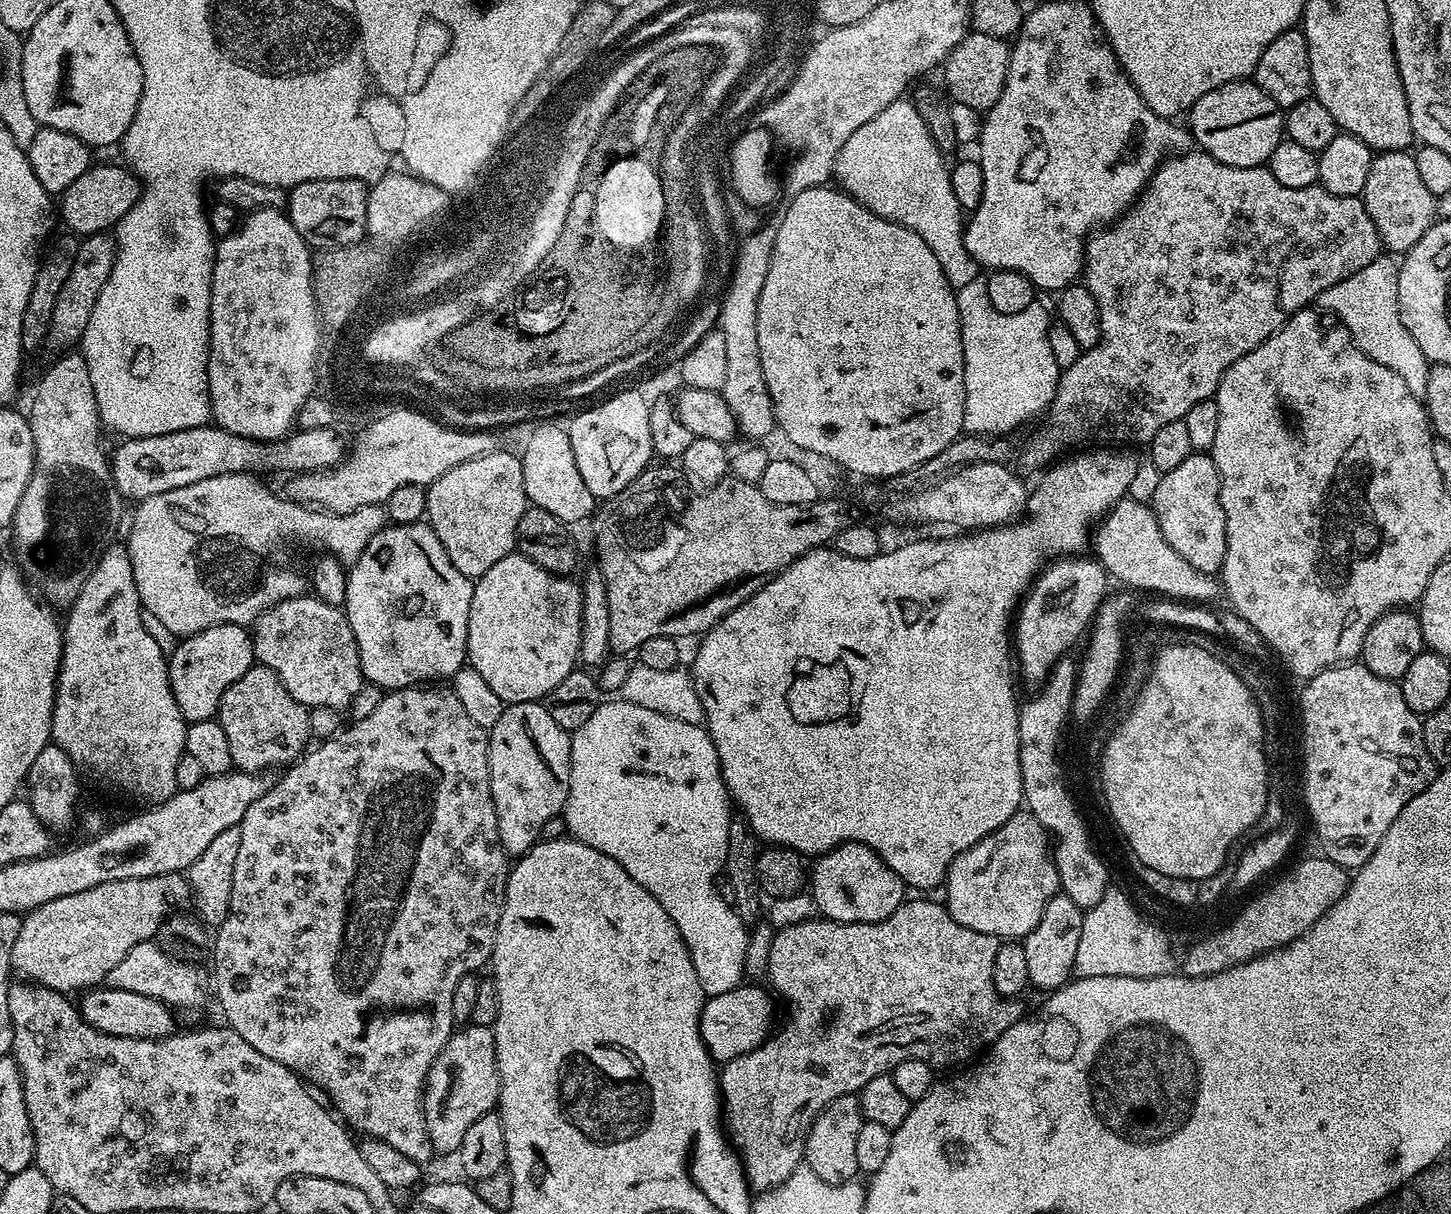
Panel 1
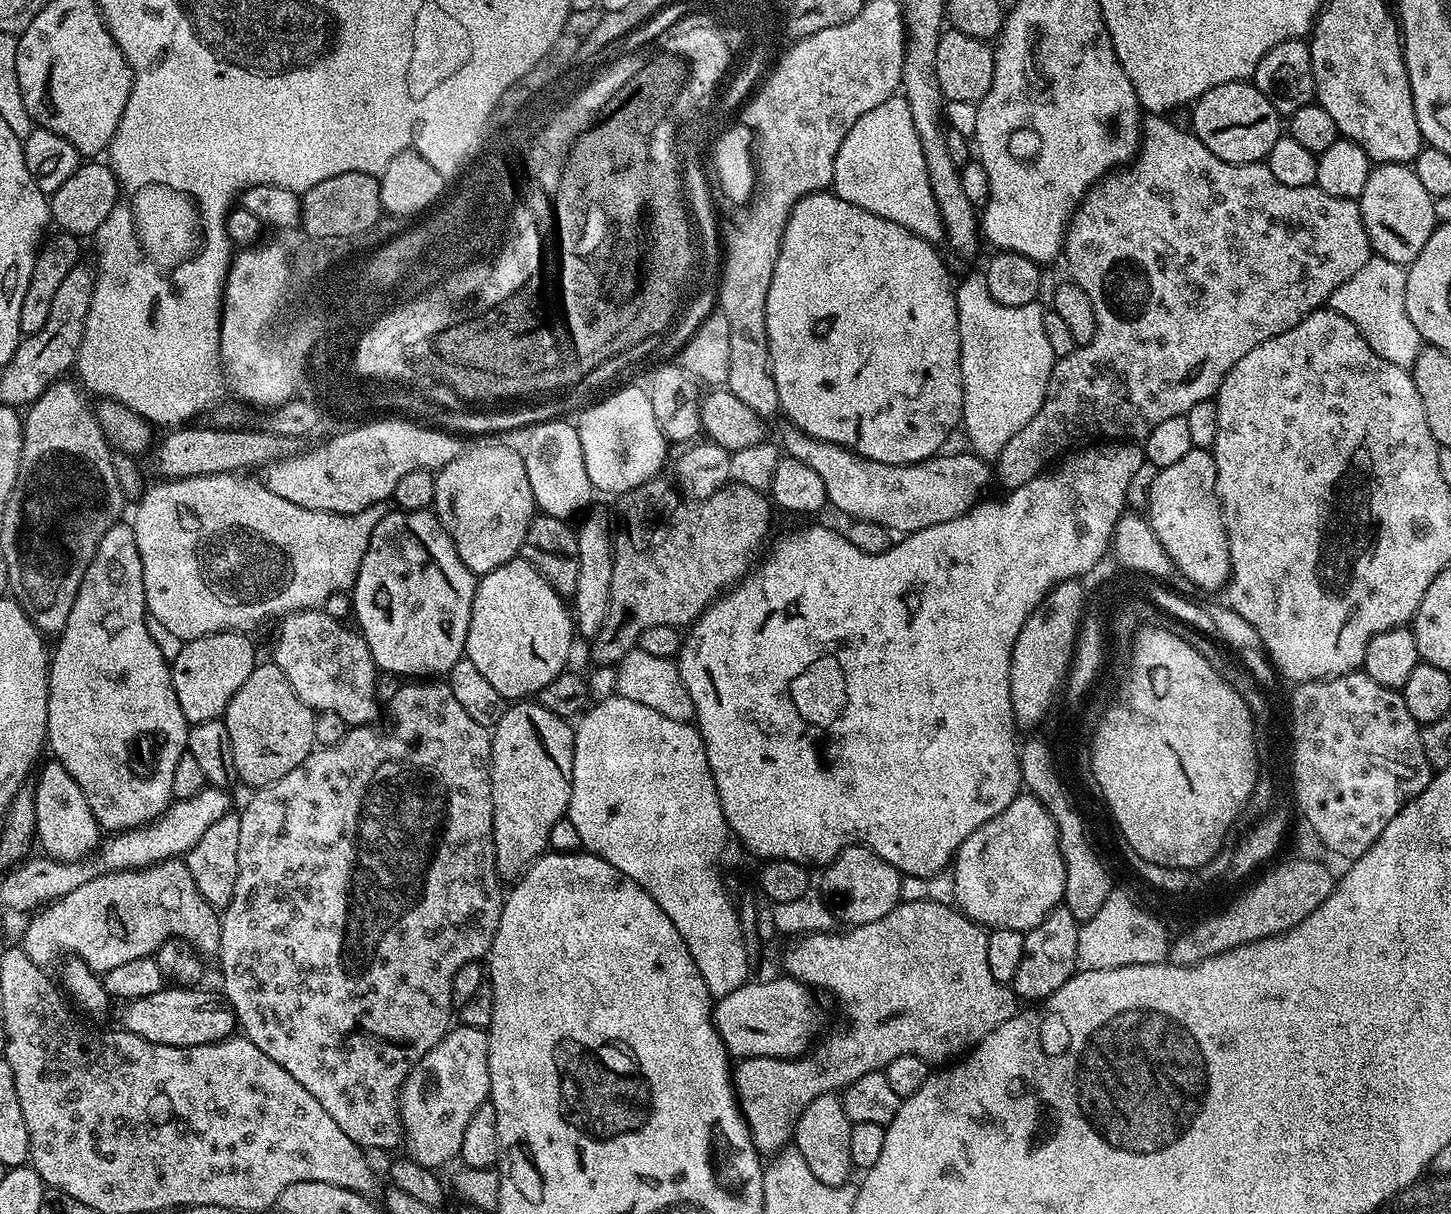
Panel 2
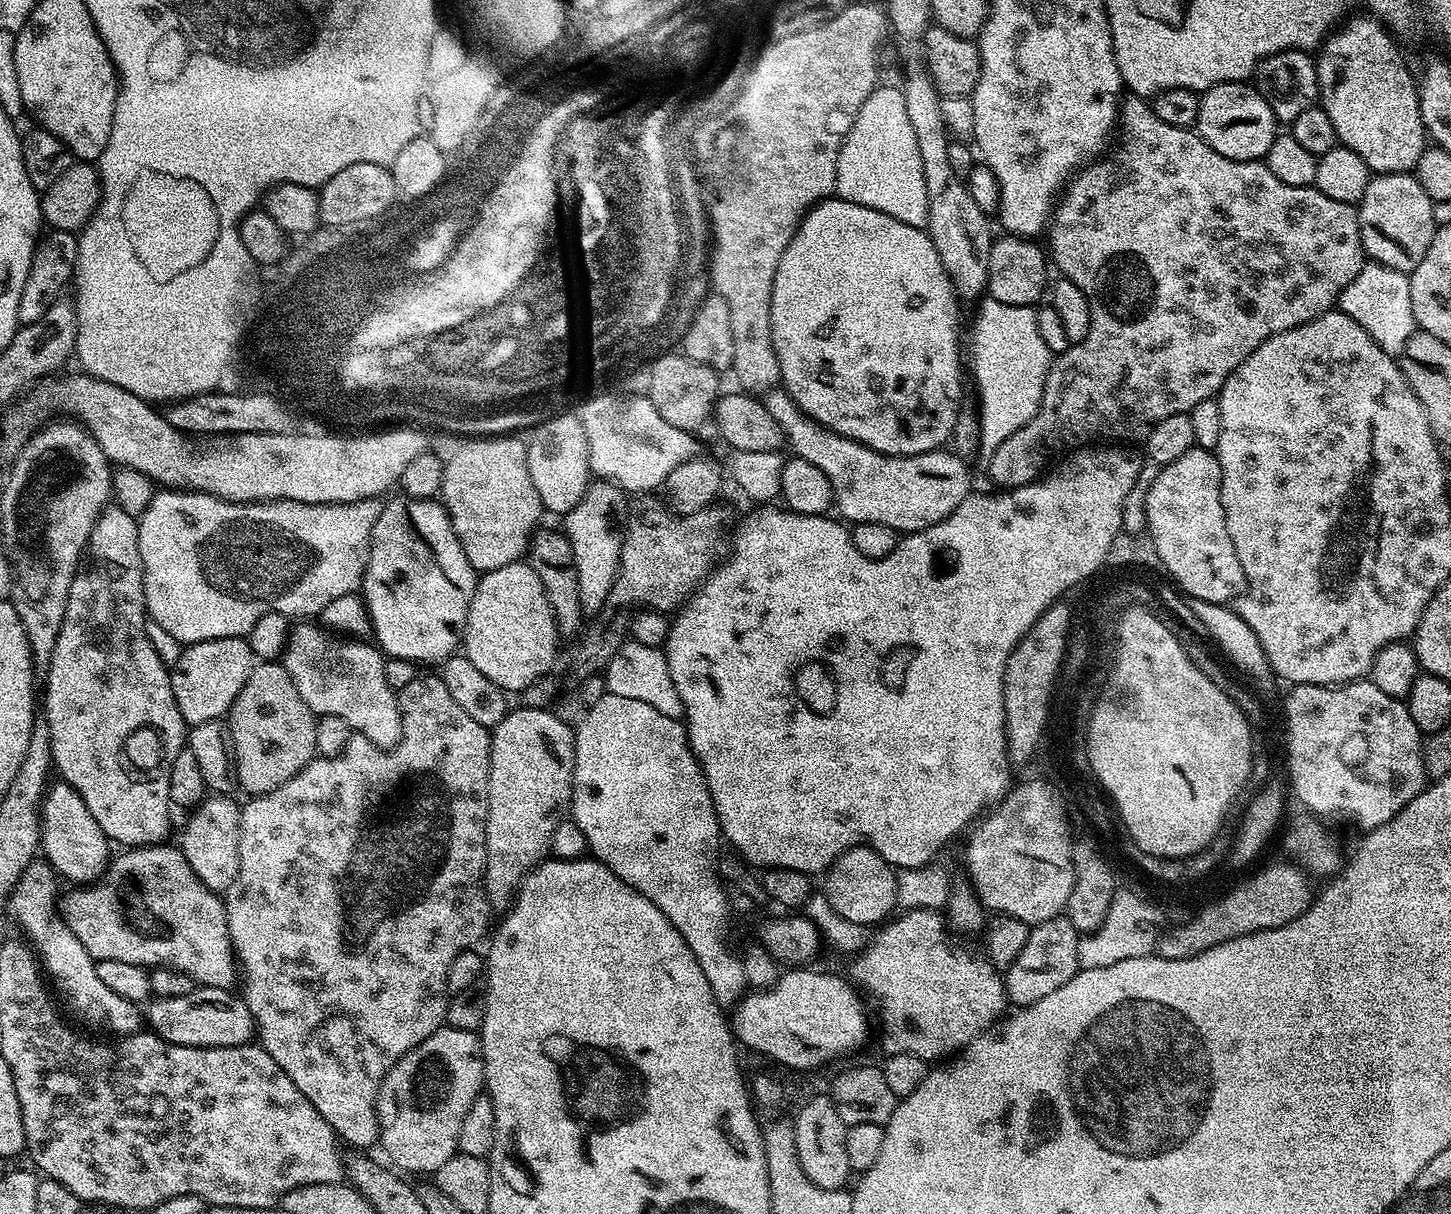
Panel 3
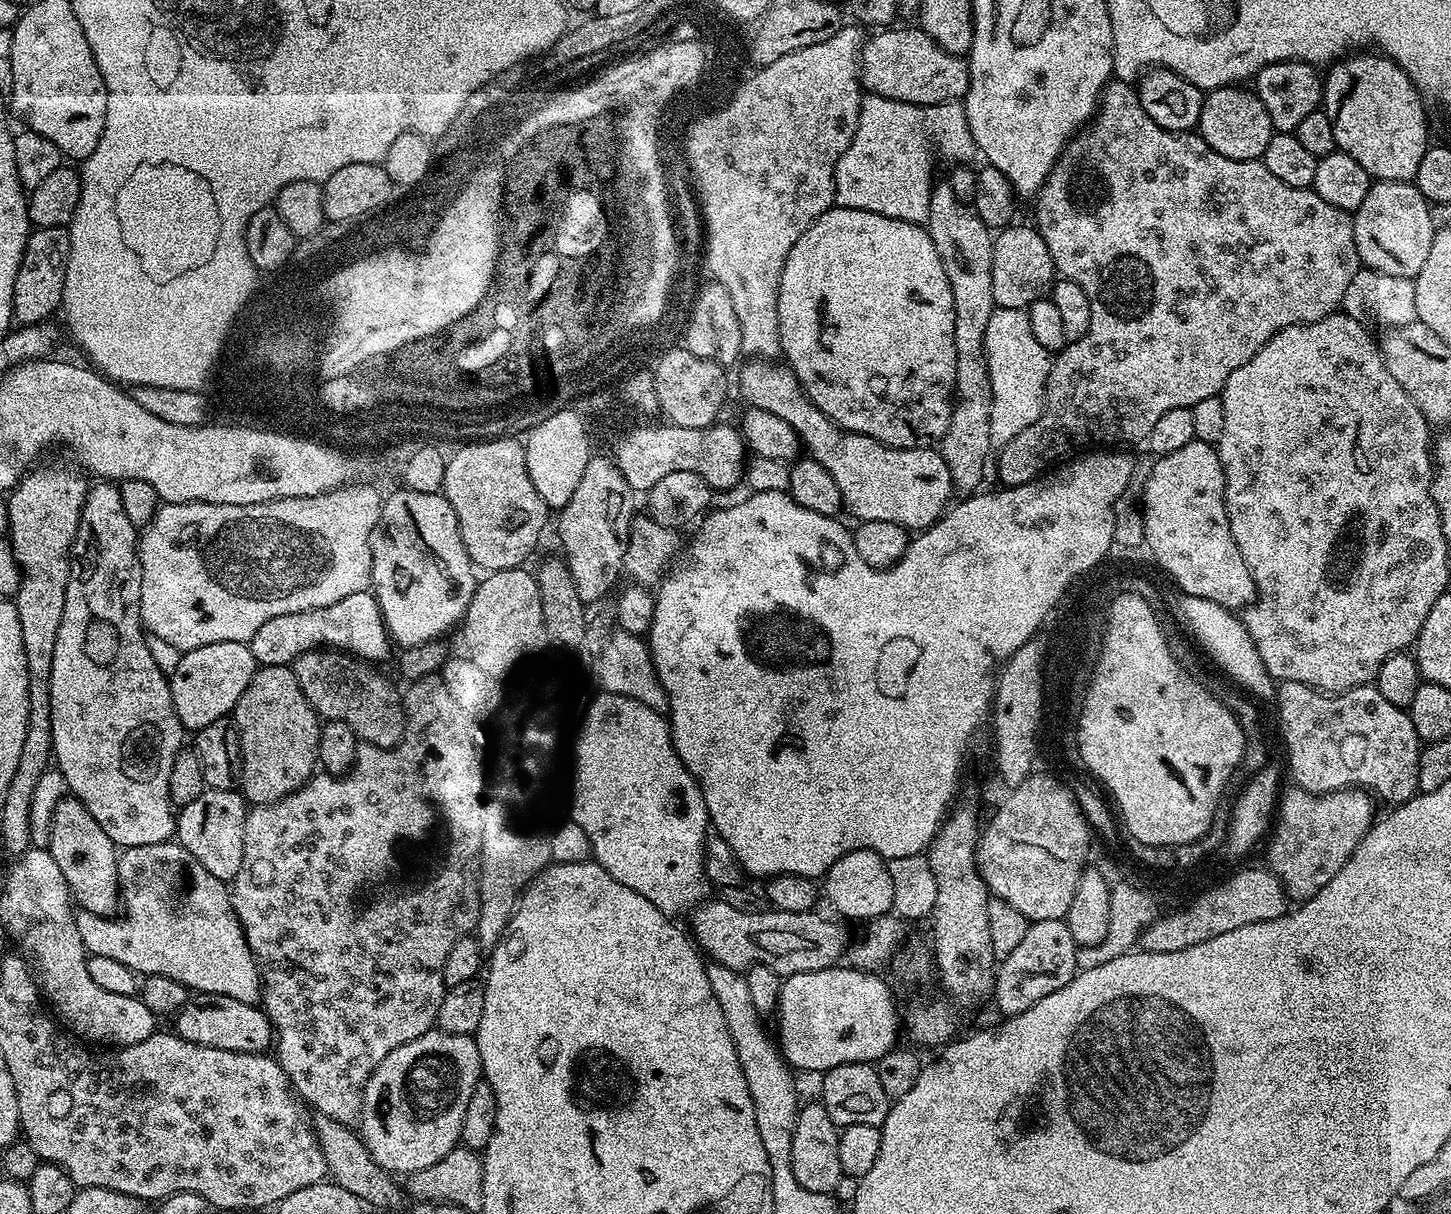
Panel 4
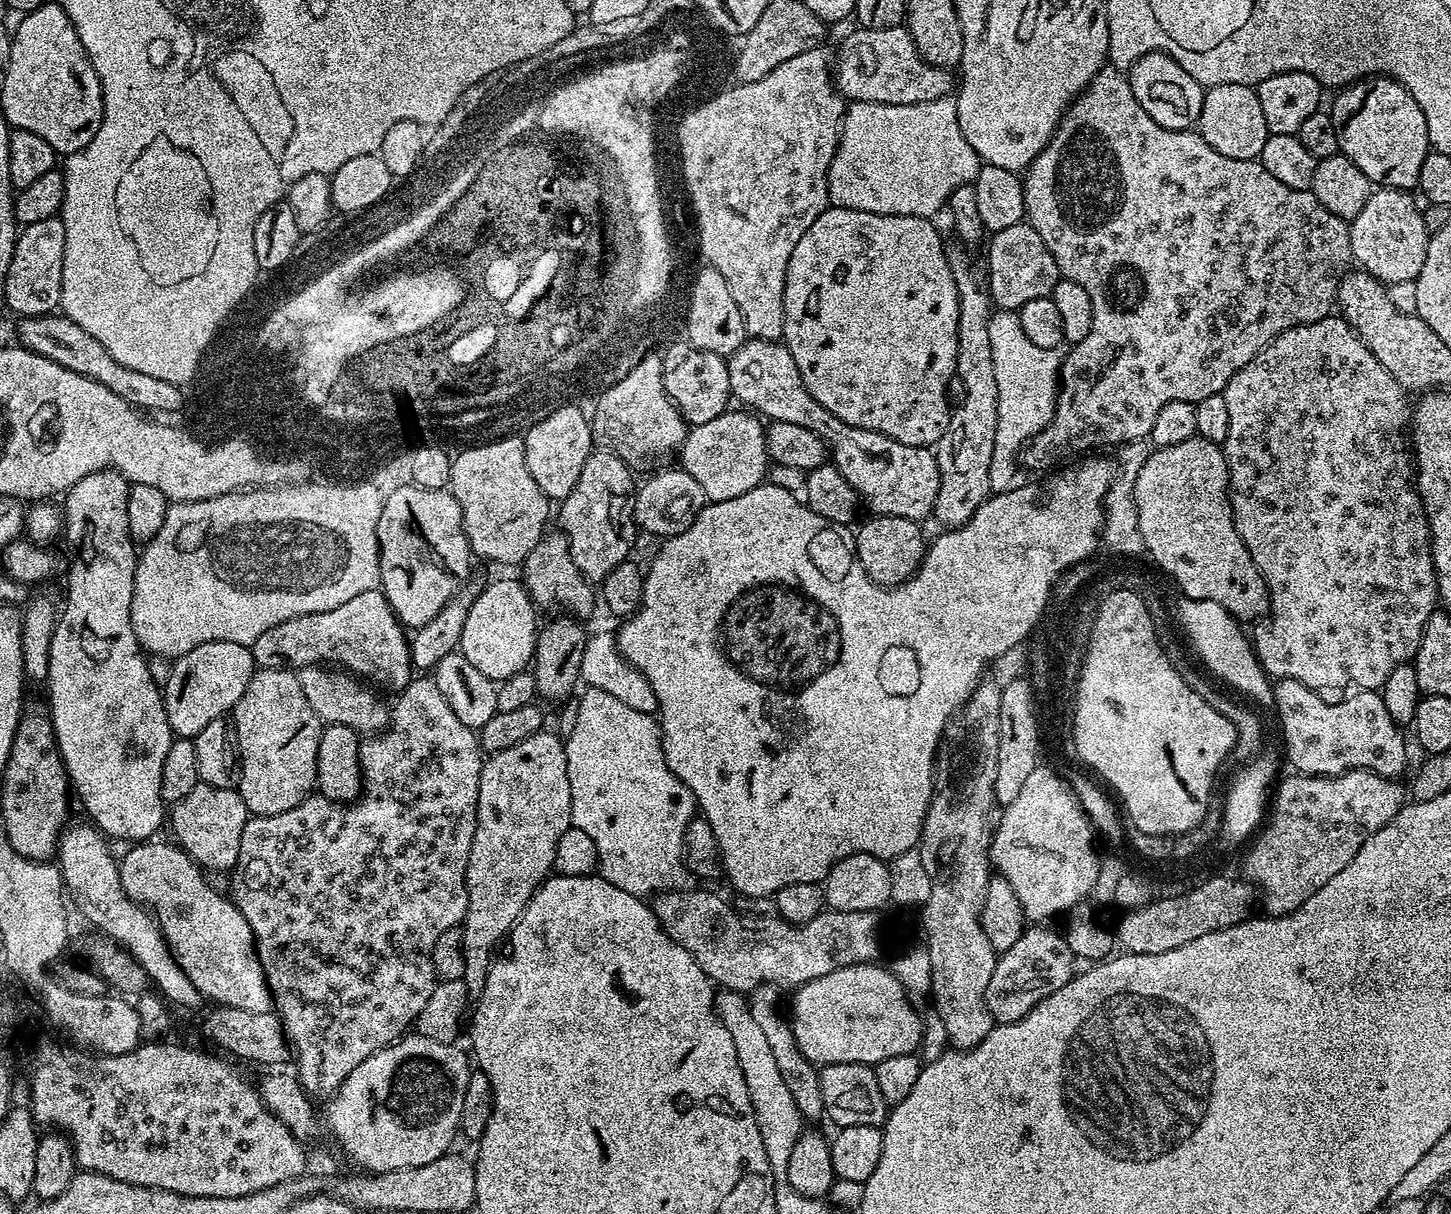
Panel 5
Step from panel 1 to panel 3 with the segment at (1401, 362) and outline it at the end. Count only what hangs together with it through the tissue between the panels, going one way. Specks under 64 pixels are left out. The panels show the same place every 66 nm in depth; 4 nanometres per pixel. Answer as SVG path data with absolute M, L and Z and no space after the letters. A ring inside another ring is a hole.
M1366 262L1362 270L1358 270L1354 282L1350 282L1350 286L1342 290L1338 301L1339 311L1354 318L1354 322L1358 322L1358 326L1362 326L1362 330L1366 330L1366 334L1370 334L1370 338L1374 338L1374 342L1378 342L1378 346L1382 346L1382 350L1386 350L1386 354L1393 358L1403 353L1406 342L1418 328L1414 318L1414 306L1410 306L1408 277L1407 272L1390 270L1390 266L1375 262Z

